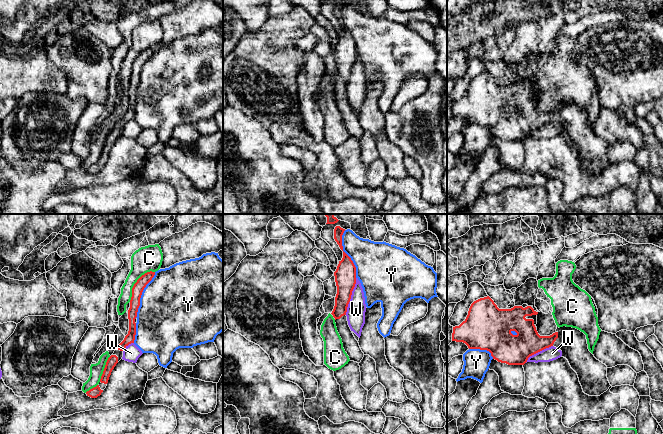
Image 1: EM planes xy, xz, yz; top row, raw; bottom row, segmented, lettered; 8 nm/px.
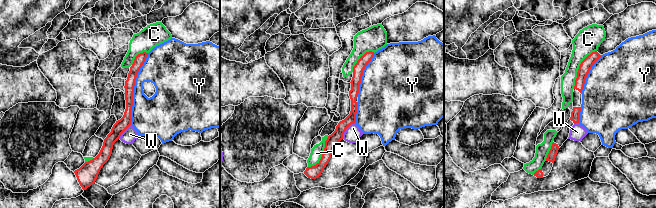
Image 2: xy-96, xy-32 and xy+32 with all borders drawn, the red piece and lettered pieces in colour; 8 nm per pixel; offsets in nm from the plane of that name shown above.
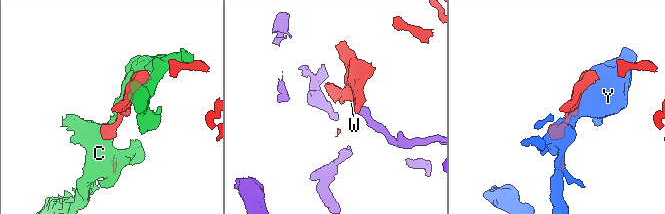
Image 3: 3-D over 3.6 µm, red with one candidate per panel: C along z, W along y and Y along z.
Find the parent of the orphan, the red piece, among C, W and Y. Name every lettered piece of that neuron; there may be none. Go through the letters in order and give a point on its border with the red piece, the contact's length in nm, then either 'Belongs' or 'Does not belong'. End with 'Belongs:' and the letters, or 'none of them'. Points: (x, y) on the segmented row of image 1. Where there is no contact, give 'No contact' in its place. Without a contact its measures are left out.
C: Touches red at xy (136, 282). Shared border 320 nm. Does not belong
W: Touches red at xz (350, 296). Shared border 300 nm. Does not belong
Y: Touches red at xz (346, 254). Shared border 400 nm. Does not belong
Belongs: none of them

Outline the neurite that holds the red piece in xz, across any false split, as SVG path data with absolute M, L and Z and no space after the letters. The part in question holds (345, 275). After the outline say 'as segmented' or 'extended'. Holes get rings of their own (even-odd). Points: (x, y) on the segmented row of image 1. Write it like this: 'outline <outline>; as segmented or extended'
outline M344 251L343 258L339 261L334 276L337 294L335 297L335 306L331 314L335 318L337 331L342 339L343 348L349 356L350 361L360 363L364 357L364 353L348 325L346 316L347 307L356 284L356 267Z; extended

